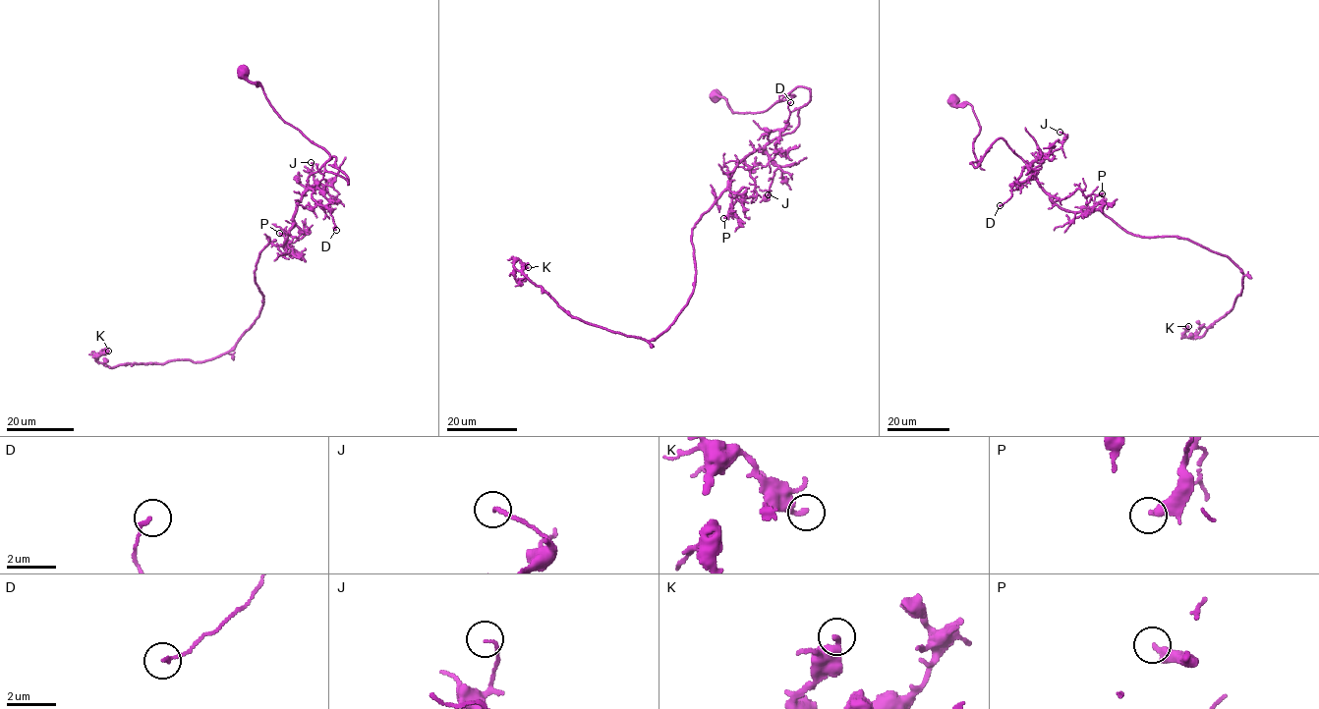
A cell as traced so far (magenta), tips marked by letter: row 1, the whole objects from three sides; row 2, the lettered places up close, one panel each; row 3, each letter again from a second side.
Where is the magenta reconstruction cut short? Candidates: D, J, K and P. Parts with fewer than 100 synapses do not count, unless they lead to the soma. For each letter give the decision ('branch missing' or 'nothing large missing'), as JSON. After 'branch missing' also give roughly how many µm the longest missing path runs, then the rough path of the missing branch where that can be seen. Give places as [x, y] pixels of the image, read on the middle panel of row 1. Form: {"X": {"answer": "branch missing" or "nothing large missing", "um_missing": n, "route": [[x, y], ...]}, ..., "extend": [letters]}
{"D": {"answer": "nothing large missing"}, "J": {"answer": "nothing large missing"}, "K": {"answer": "nothing large missing"}, "P": {"answer": "nothing large missing"}, "extend": []}

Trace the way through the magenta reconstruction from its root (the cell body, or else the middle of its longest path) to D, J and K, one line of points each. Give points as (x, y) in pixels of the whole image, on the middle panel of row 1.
D: (715, 94), (732, 113), (754, 113), (796, 86), (810, 89), (797, 127), (765, 147), (785, 126), (790, 102)
J: (715, 94), (732, 113), (754, 113), (796, 86), (810, 89), (797, 127), (766, 144), (778, 167), (768, 194)
K: (715, 94), (733, 113), (810, 98), (692, 228), (695, 288), (668, 329), (573, 318), (528, 267)

